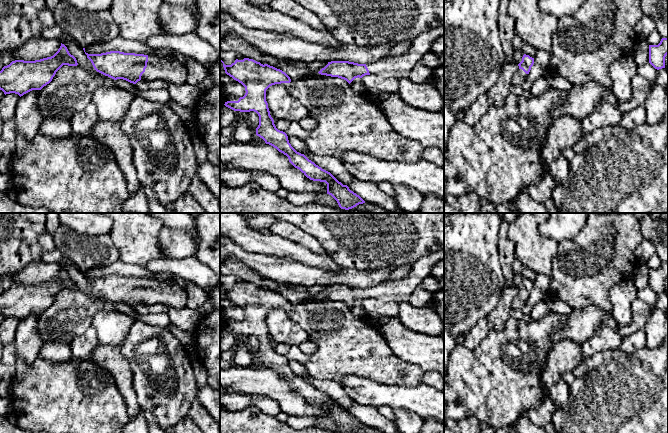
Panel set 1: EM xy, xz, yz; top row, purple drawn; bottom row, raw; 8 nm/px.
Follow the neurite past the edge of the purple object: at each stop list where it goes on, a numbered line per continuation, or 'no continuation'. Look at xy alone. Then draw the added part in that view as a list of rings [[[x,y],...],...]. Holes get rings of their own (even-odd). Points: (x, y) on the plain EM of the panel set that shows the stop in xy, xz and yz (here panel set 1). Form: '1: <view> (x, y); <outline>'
1: xy (169, 293); [[[148,279],[148,286],[141,303],[153,305],[161,303],[175,309],[183,309],[187,304],[187,292],[175,281],[157,282],[155,279]]]

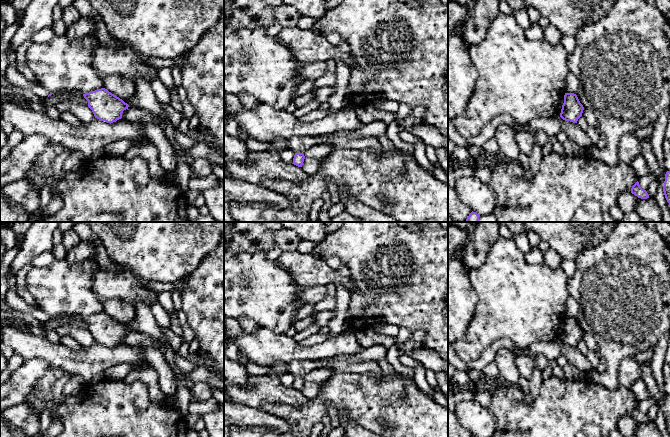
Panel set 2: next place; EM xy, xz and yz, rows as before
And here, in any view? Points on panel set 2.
no continuation

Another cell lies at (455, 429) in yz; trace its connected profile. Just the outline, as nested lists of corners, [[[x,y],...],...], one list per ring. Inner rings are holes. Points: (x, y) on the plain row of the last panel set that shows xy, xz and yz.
[[[448,412],[448,437],[471,437],[470,431],[464,428],[454,412]]]

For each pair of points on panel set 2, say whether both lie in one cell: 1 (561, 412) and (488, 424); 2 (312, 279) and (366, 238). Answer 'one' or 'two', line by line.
1: two
2: two

